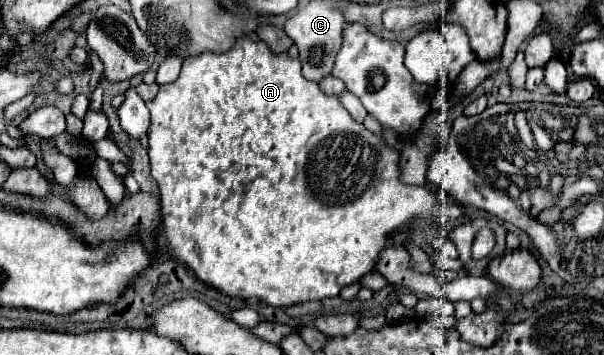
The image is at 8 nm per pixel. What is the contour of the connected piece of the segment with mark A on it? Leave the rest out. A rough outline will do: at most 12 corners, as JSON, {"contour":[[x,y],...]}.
{"contour":[[243,37],[147,101],[163,239],[207,285],[335,297],[423,187]]}

